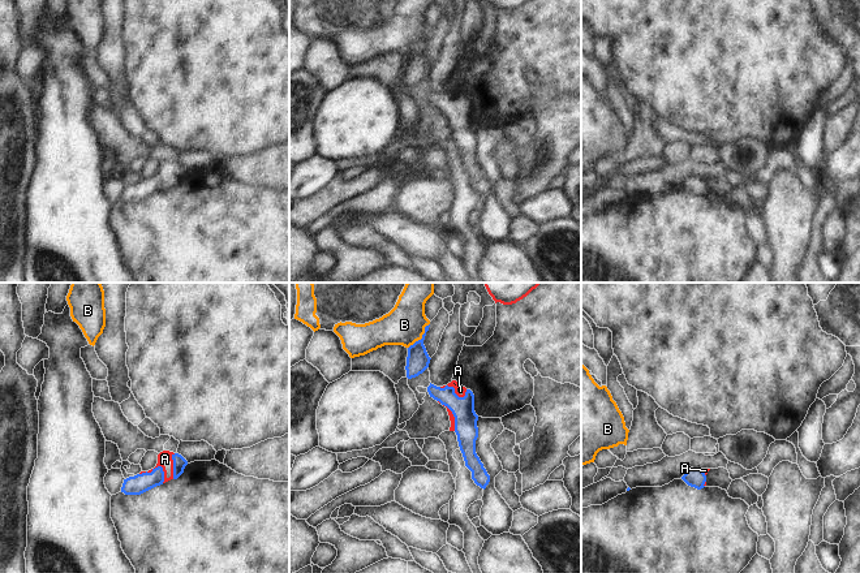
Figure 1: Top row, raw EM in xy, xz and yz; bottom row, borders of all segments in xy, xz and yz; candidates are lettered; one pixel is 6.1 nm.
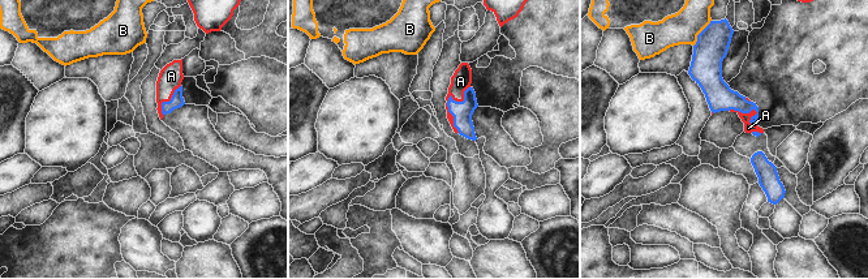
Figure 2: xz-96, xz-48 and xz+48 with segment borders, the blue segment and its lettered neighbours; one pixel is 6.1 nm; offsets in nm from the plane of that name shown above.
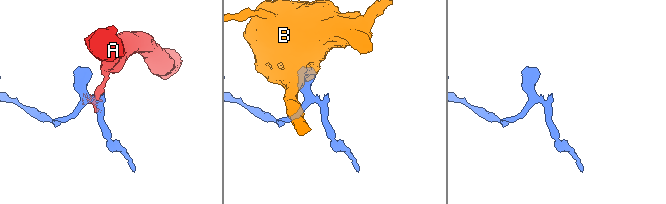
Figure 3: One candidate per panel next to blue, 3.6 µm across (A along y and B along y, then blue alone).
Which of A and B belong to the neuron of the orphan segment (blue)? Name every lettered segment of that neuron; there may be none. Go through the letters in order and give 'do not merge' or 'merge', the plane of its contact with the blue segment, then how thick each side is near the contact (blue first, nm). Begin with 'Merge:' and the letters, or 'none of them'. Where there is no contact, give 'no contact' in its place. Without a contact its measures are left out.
Merge: A
A: merge; contact in xy; calibres 120 and 100 nm
B: do not merge; contact in xz; calibres 140 and 240 nm

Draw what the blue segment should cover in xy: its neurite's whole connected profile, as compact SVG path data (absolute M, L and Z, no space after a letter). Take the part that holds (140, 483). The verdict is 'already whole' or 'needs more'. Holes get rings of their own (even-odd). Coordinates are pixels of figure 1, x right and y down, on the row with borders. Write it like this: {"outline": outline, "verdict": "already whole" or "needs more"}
{"outline": "M163 451L158 454L158 464L154 469L124 479L121 492L125 495L141 495L171 479L177 479L186 465L188 461L181 454Z", "verdict": "needs more"}

